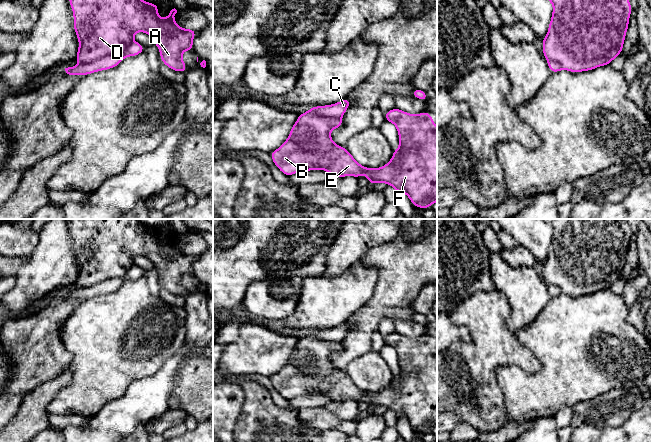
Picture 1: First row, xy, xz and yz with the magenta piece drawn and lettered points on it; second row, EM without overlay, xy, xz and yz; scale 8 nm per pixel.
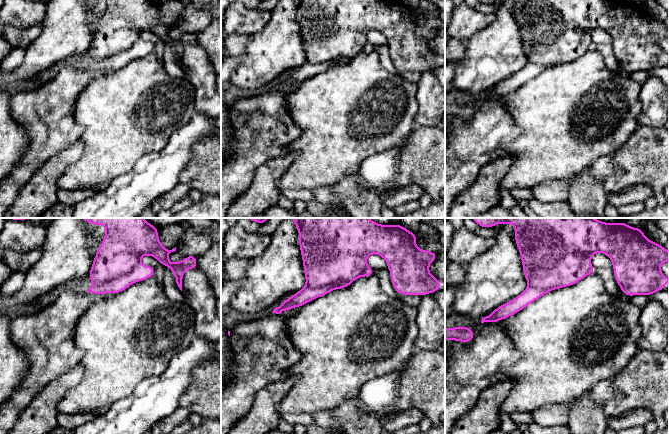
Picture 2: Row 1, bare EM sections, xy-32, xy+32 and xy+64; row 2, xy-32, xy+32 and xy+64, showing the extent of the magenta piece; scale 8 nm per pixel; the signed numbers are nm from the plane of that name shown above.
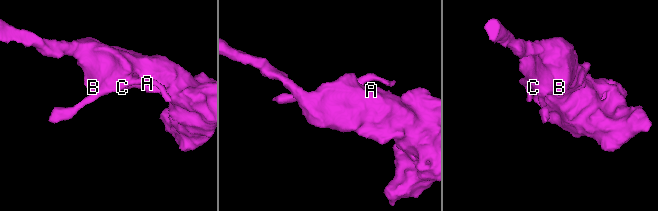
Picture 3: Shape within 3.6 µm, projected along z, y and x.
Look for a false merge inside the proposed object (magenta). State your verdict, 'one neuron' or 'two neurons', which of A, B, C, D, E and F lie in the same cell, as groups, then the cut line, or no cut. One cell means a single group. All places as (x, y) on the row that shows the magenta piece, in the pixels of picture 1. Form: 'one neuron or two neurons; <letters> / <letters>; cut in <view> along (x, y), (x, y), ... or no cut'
one neuron; A B C D E F; no cut

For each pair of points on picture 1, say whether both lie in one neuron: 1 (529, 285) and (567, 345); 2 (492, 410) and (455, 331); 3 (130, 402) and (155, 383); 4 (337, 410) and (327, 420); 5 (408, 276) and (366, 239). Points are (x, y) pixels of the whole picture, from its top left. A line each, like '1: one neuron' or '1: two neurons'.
1: two neurons
2: two neurons
3: one neuron
4: two neurons
5: two neurons

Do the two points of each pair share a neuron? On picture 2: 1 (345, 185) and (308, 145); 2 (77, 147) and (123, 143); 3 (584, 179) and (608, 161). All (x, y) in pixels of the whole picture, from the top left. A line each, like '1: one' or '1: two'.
1: two
2: two
3: two

